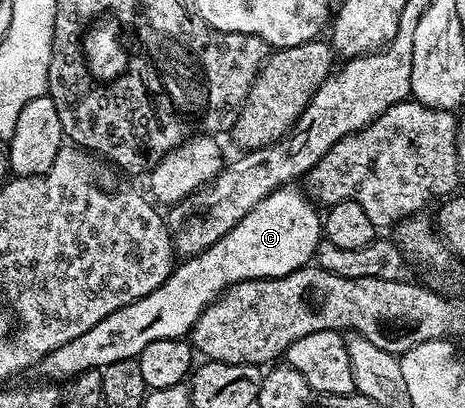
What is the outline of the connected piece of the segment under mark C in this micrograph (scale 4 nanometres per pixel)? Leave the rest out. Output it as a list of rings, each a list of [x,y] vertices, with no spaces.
[[[300,187],[276,188],[255,210],[247,210],[243,218],[219,242],[198,256],[182,259],[159,287],[143,298],[107,314],[103,322],[95,322],[87,334],[71,338],[57,350],[42,357],[39,370],[49,382],[68,382],[87,370],[103,369],[111,362],[136,360],[151,342],[162,338],[180,340],[193,331],[195,322],[207,306],[239,282],[266,280],[291,274],[306,267],[316,257],[323,239],[323,216],[318,205]]]

